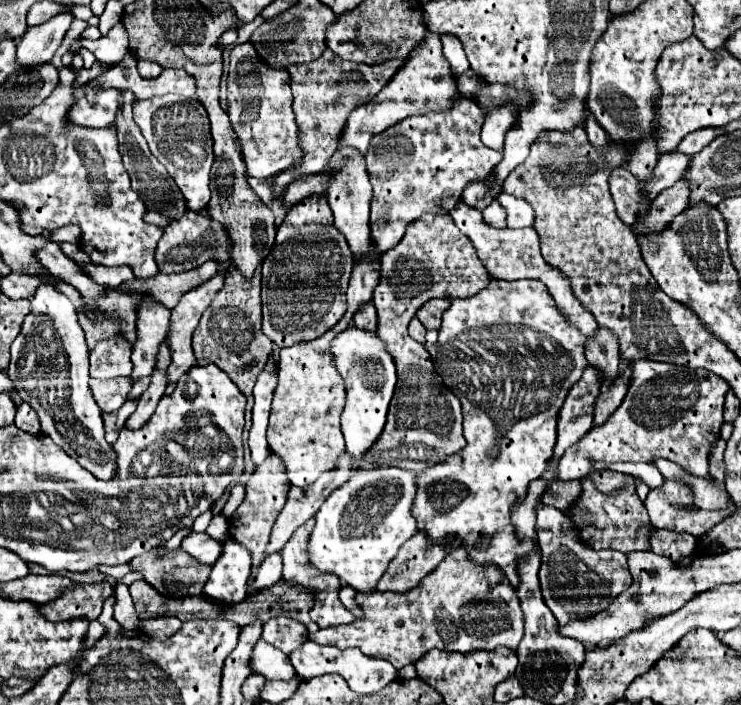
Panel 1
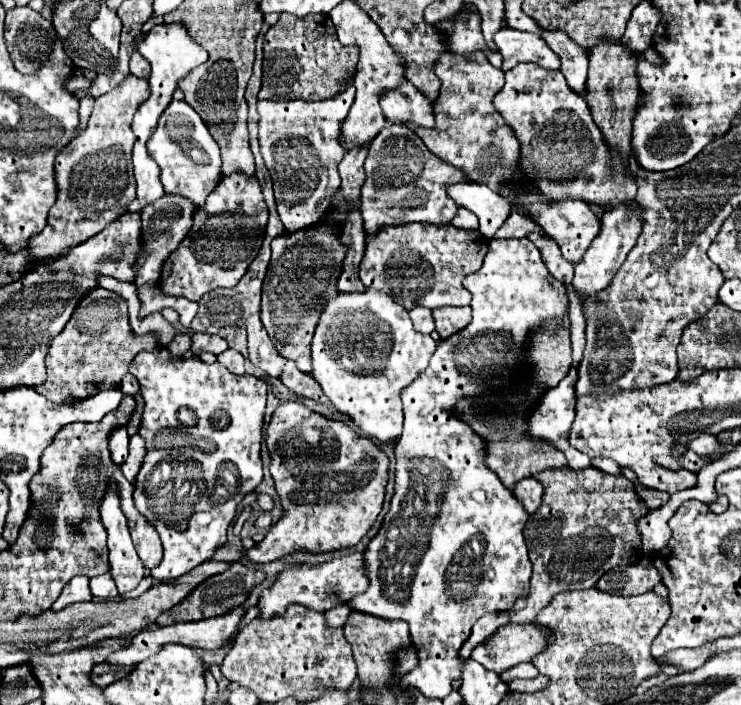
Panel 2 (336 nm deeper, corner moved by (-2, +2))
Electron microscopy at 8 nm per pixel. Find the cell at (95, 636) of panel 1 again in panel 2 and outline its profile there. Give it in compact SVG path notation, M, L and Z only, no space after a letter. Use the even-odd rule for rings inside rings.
M110 485L102 507L100 507L102 523L108 531L108 551L110 551L110 575L118 587L118 593L124 595L138 587L144 579L144 565L132 545L130 531L126 527L126 517L120 509L118 491Z

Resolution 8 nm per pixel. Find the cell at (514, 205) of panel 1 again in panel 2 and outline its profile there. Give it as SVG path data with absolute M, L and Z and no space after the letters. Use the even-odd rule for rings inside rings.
M456 183L448 187L450 199L454 199L456 207L464 207L472 211L480 219L480 233L484 237L492 237L498 227L510 215L510 201L502 195L494 193L486 185L476 183Z

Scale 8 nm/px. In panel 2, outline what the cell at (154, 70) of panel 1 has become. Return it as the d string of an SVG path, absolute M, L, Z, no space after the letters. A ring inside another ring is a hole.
M134 51L130 57L130 73L136 77L142 77L142 79L150 77L150 63L138 51Z

